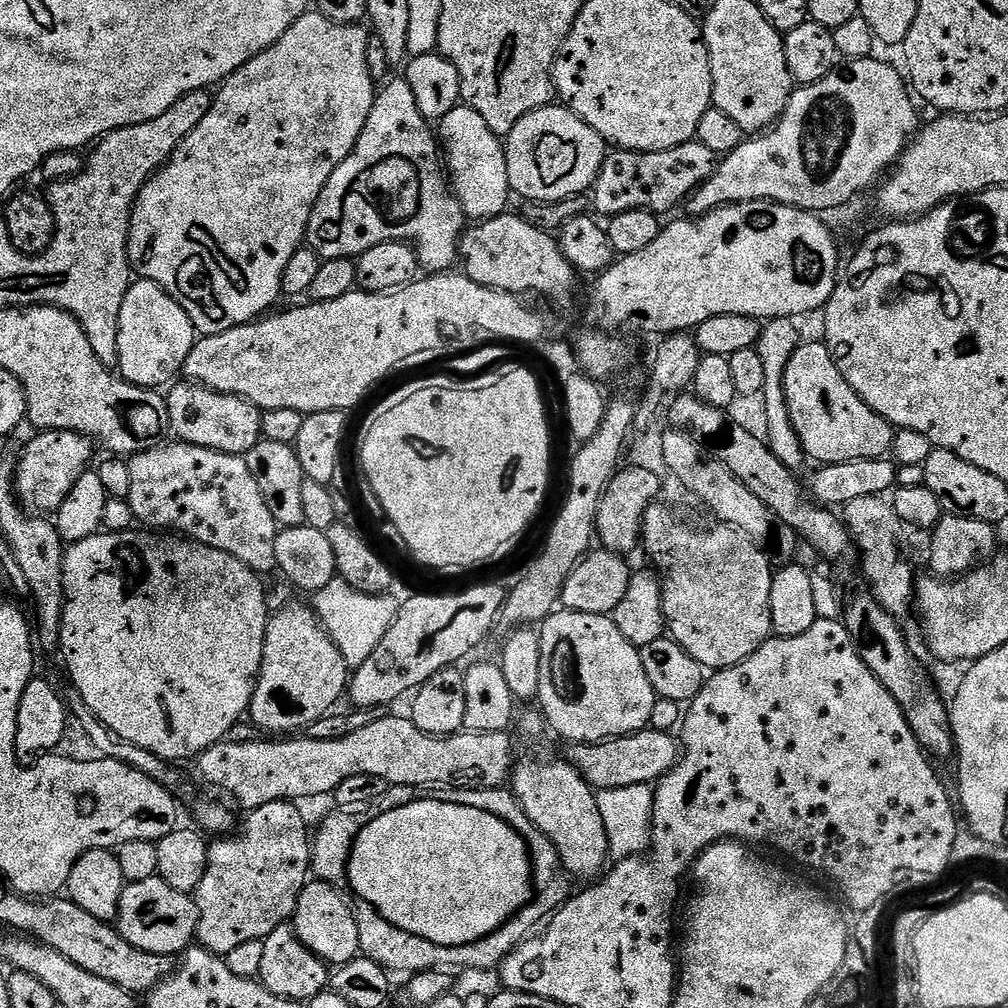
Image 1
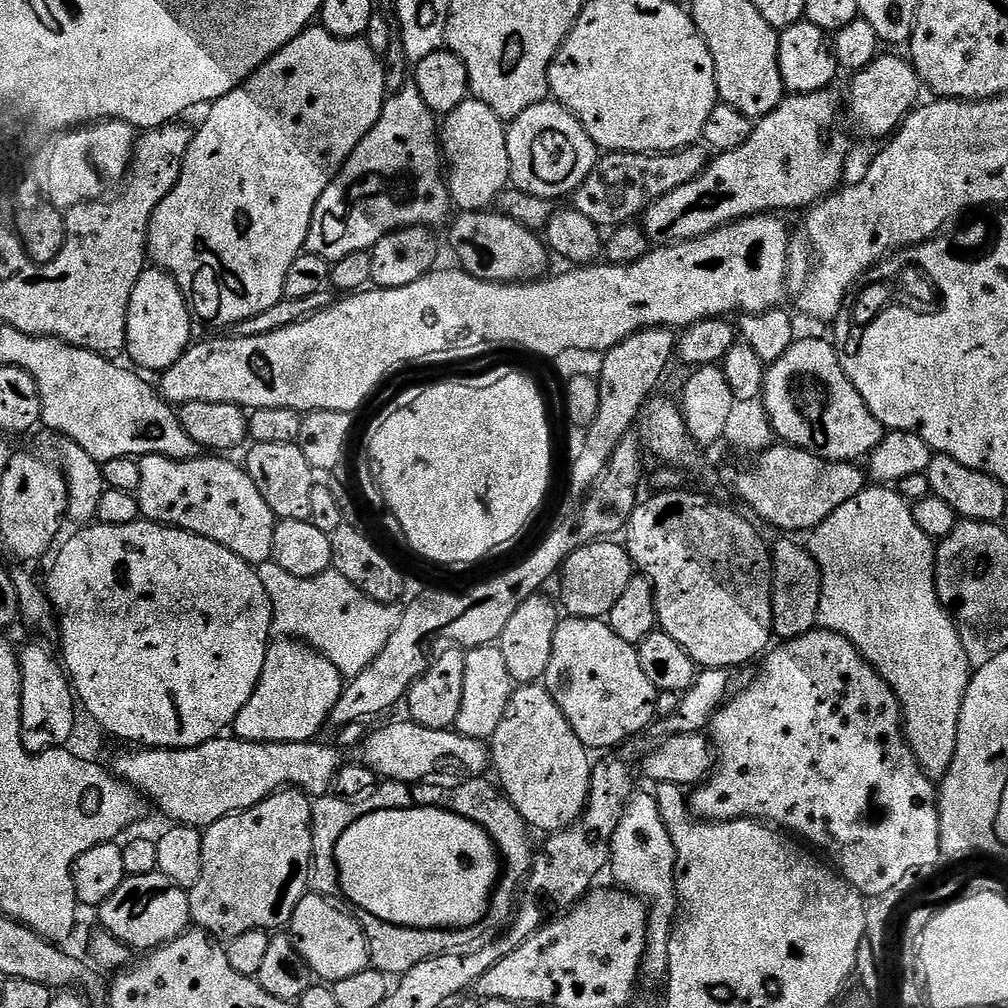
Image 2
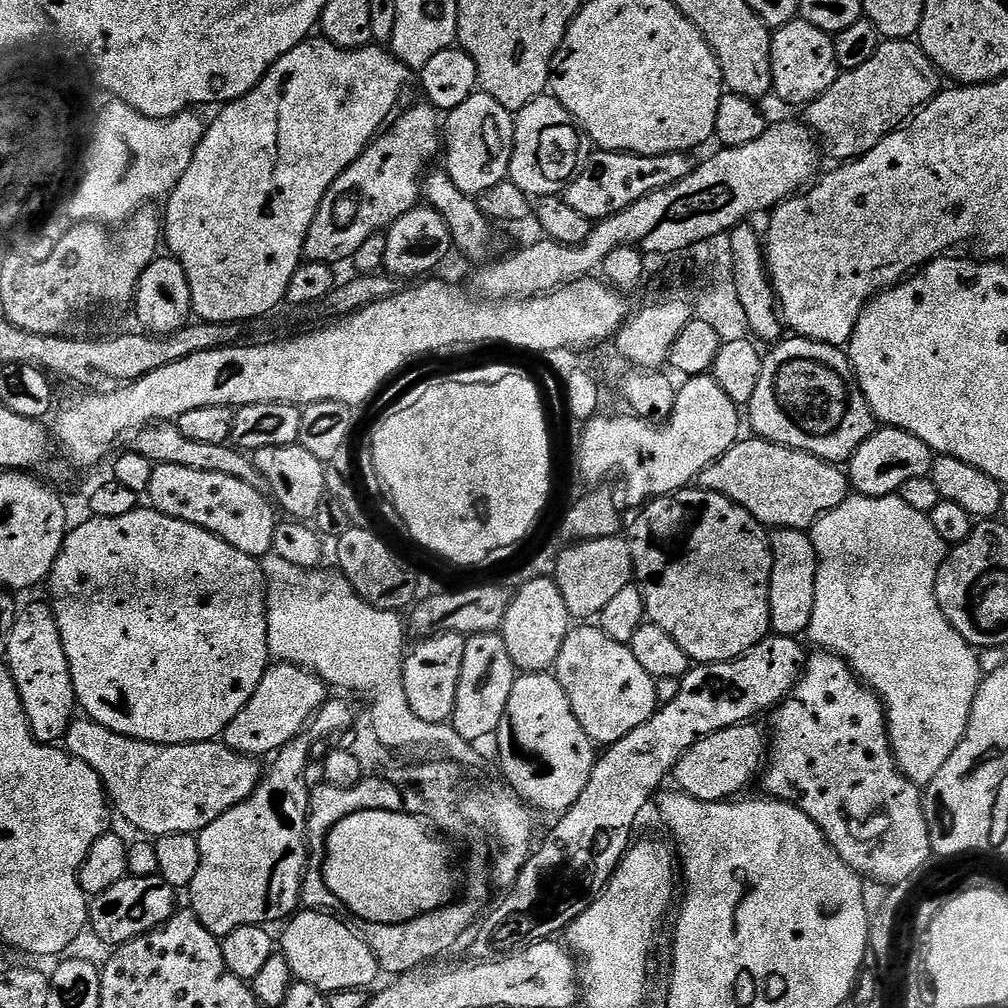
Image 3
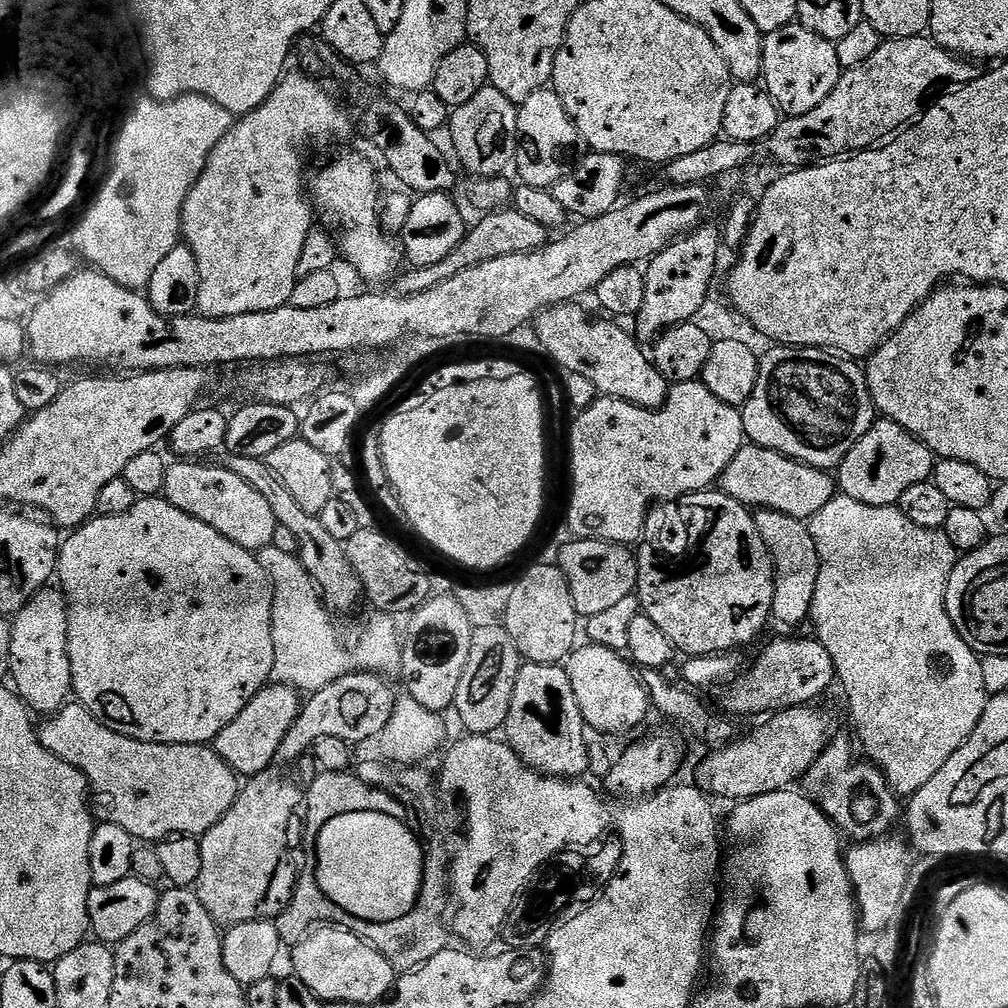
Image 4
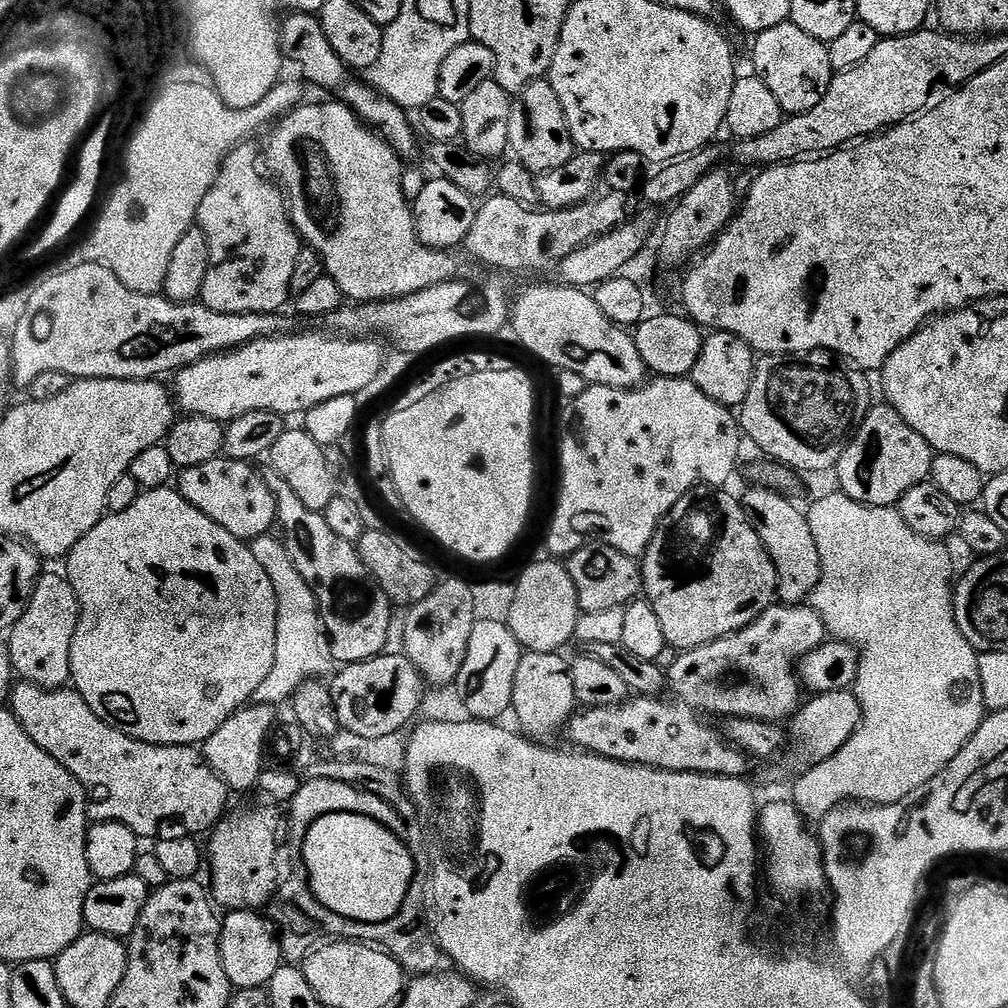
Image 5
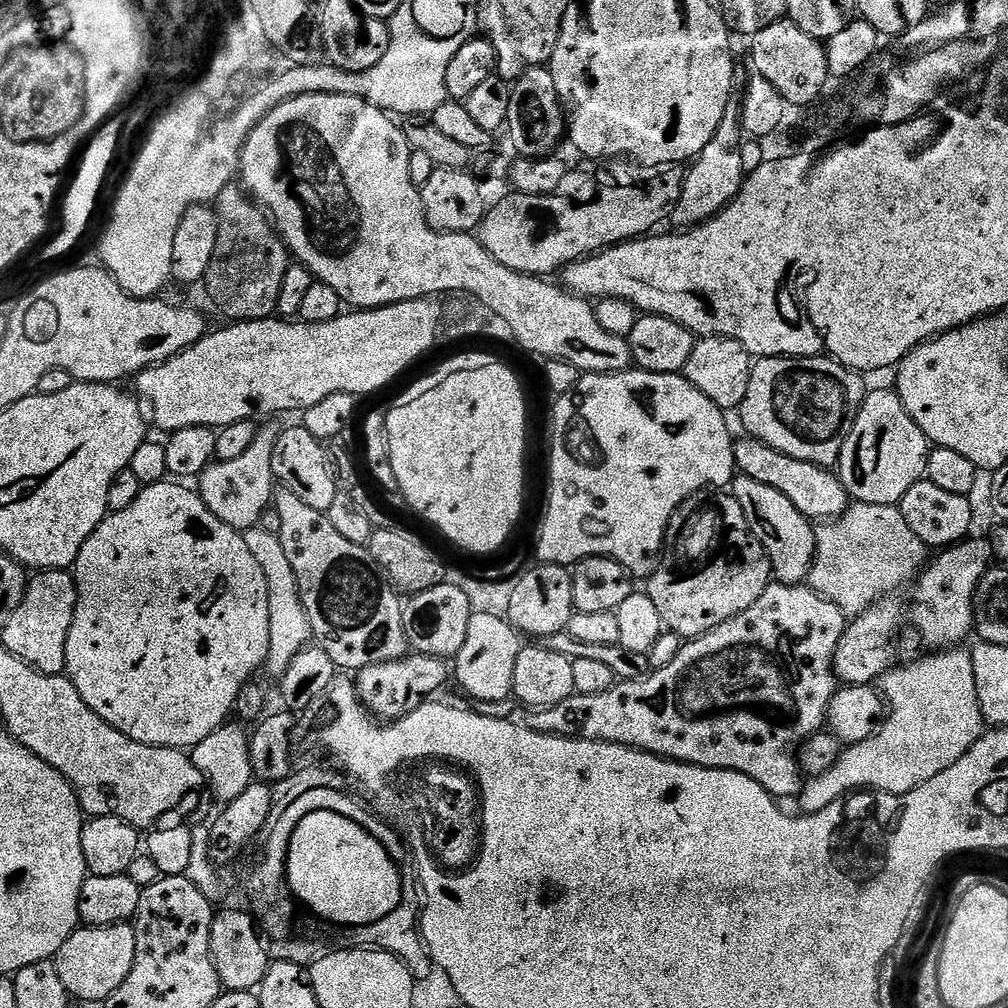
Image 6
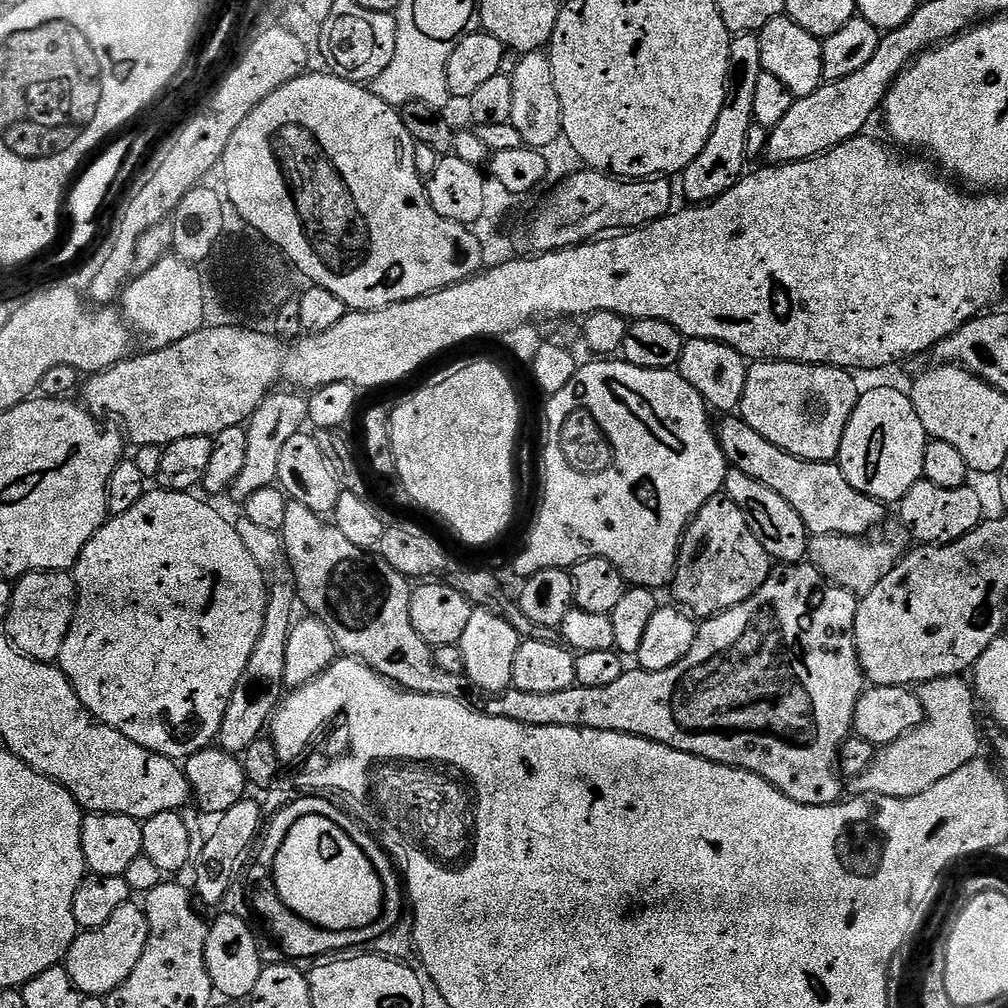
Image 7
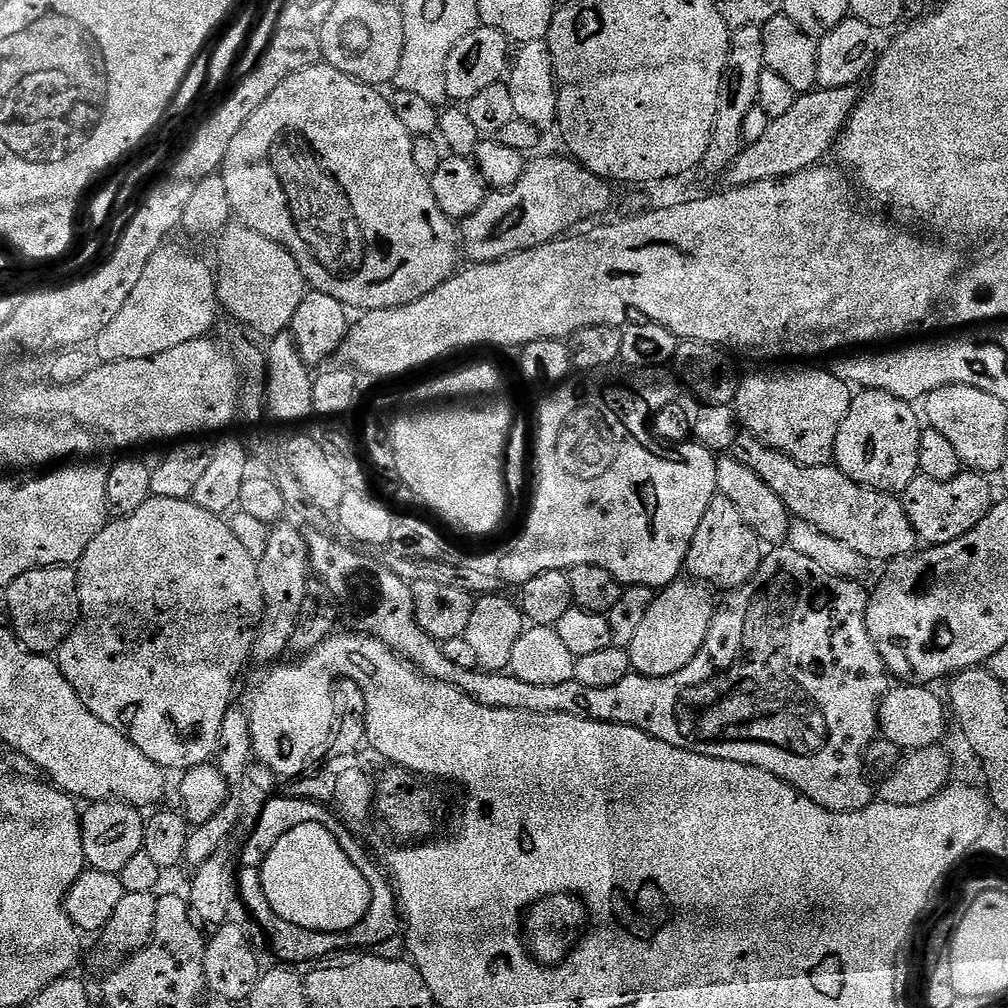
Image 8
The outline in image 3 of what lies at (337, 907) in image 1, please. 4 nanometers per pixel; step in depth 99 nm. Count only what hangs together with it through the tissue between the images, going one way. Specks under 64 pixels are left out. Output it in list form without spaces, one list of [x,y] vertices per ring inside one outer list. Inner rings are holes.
[[[319,910],[297,911],[283,925],[283,928],[285,927],[284,933],[278,936],[279,951],[286,958],[293,977],[314,986],[319,992],[327,994],[338,990],[354,990],[355,988],[371,989],[370,986],[375,982],[376,976],[381,975],[380,964],[374,958],[370,946],[360,939],[357,929],[355,927],[347,928],[342,921],[336,919],[340,918]]]

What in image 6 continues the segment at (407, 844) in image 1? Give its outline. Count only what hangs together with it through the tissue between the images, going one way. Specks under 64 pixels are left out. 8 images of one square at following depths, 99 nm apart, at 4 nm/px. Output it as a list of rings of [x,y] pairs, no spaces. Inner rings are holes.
[[[321,810],[319,814],[309,814],[307,818],[302,818],[302,822],[294,830],[288,867],[293,897],[301,905],[308,904],[314,915],[321,916],[332,924],[345,924],[345,929],[351,930],[389,916],[395,908],[401,907],[401,873],[387,850],[367,830],[356,825],[350,818],[342,818],[342,814],[330,814]]]

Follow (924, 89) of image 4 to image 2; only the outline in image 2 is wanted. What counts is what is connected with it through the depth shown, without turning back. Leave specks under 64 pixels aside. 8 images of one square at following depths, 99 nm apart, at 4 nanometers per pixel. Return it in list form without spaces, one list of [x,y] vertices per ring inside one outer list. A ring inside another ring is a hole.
[[[877,55],[870,66],[851,77],[852,85],[848,88],[848,104],[846,100],[846,116],[852,119],[852,124],[864,136],[872,140],[883,141],[891,137],[908,117],[909,112],[917,107],[921,99],[922,85],[920,76],[911,59],[900,56]],[[917,99],[917,100],[916,100]],[[884,136],[884,137],[883,137]]]

